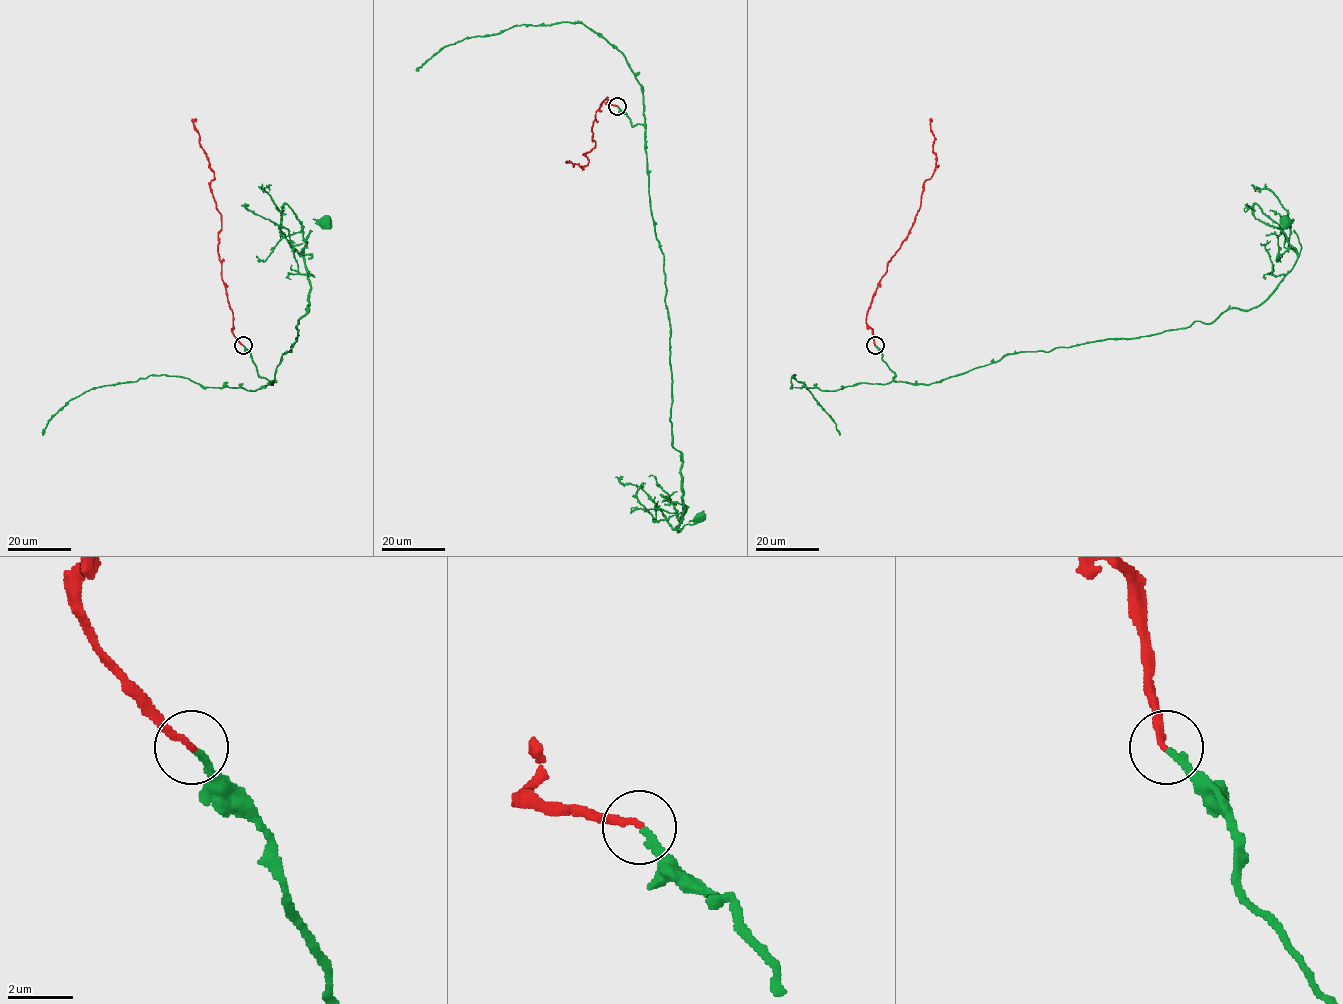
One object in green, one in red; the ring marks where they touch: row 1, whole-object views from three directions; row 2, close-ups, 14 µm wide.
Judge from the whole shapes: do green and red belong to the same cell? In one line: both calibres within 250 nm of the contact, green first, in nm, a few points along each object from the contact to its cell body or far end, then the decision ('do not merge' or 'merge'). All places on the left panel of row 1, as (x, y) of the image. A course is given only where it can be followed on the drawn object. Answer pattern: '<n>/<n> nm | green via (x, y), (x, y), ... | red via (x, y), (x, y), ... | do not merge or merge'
200/200 nm | green via (243, 345), (273, 384), (308, 310), (307, 235), (325, 222) | red via (243, 345), (234, 336), (221, 277), (218, 252), (221, 215), (210, 183), (214, 174), (199, 143), (195, 118) | merge

